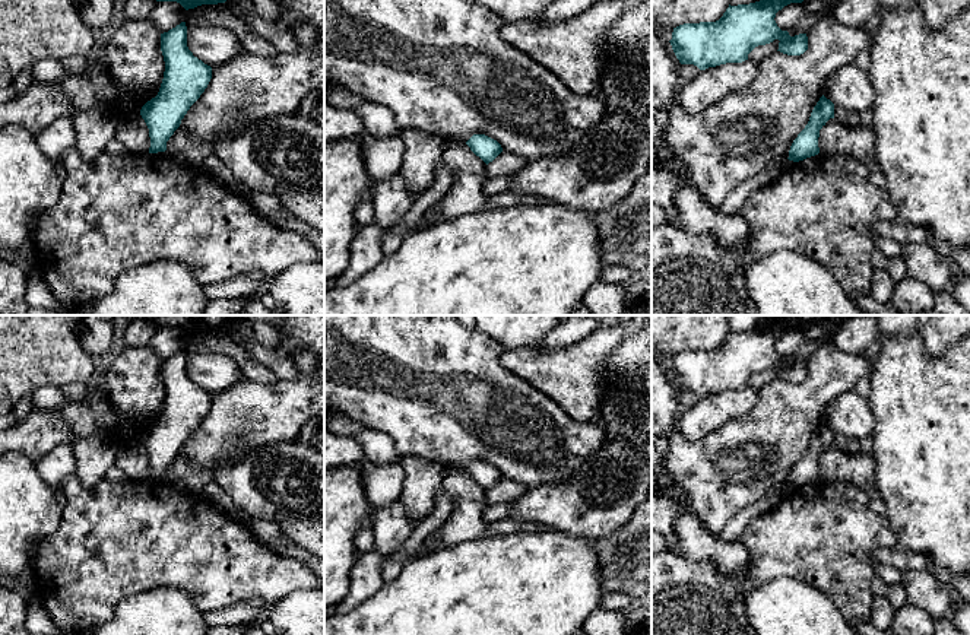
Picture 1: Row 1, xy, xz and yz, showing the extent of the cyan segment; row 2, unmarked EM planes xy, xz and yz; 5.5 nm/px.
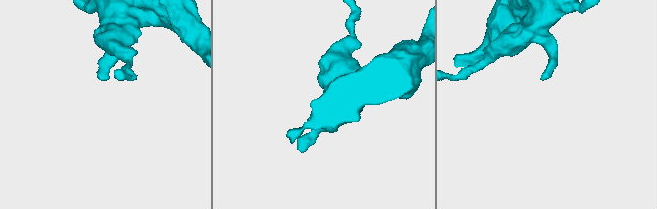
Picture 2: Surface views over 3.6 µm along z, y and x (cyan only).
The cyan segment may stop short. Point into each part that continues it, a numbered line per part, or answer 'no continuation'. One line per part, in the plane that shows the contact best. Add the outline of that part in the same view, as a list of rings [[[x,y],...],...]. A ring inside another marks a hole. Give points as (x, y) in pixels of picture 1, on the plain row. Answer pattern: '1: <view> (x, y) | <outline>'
no continuation

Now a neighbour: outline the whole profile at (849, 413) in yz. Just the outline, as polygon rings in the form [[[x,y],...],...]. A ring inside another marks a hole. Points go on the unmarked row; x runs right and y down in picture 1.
[[[849,390],[837,396],[824,410],[822,422],[847,439],[862,441],[872,436],[875,417],[866,397]]]

